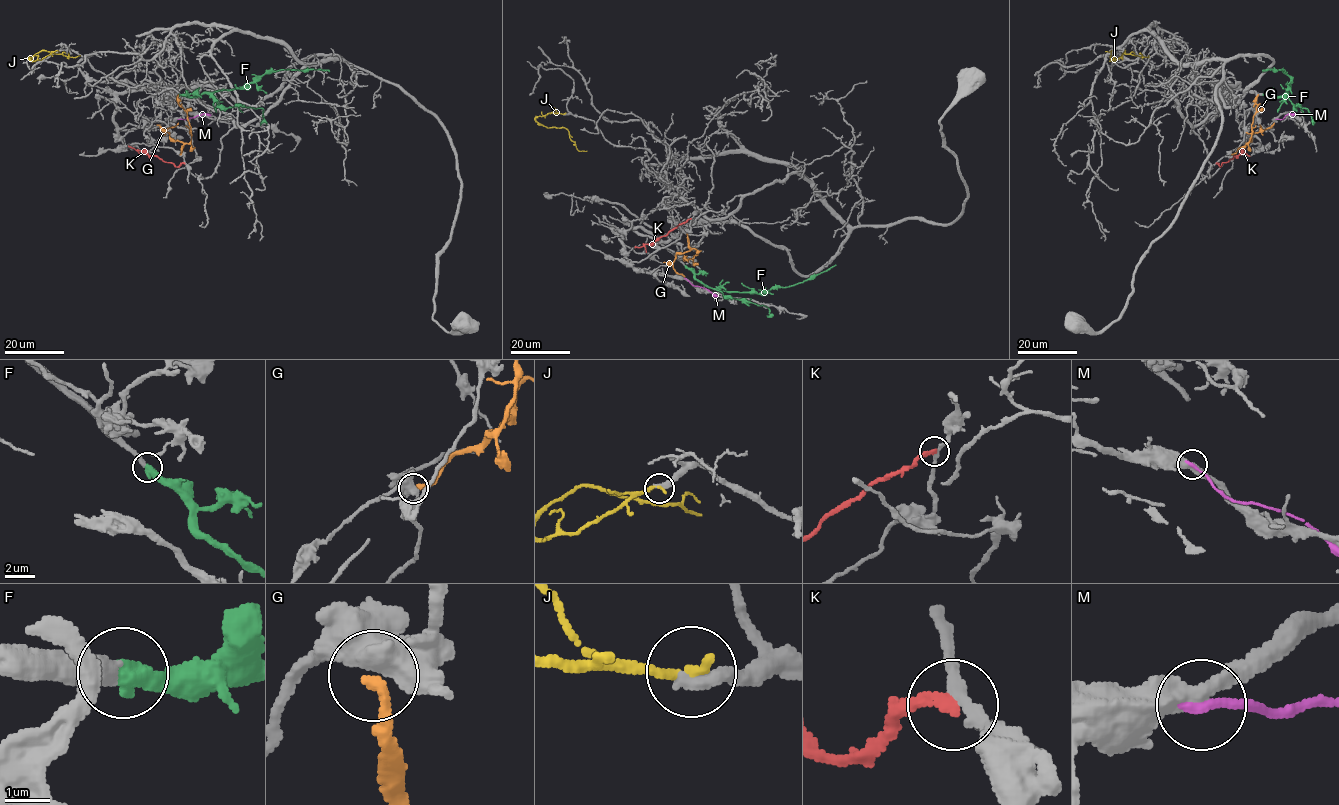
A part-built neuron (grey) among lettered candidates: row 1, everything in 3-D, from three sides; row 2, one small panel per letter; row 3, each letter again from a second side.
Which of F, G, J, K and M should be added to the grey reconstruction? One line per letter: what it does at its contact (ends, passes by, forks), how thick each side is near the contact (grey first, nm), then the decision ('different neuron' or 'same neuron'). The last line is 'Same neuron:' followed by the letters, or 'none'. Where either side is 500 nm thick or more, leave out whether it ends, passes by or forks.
F: 380 nm thick on the grey side, 500 nm on the other; same neuron
G: 850 nm thick on the grey side, 240 nm on the other; different neuron
J: it ends there; 400 nm thick on the grey side, 220 nm on the other; same neuron
K: it ends there; 220 nm thick on the grey side, 240 nm on the other; different neuron
M: it ends there; 440 nm thick on the grey side, 240 nm on the other; different neuron
Same neuron: F, J

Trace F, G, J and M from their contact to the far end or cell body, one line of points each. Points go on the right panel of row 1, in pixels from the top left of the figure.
F: (1263, 94), (1281, 96), (1288, 90), (1291, 78), (1284, 70), (1262, 71)
G: (1231, 154), (1249, 140), (1258, 94)
J: (1111, 50), (1114, 61), (1125, 50), (1128, 54), (1148, 55)
M: (1275, 119), (1281, 119), (1288, 113), (1293, 115)

